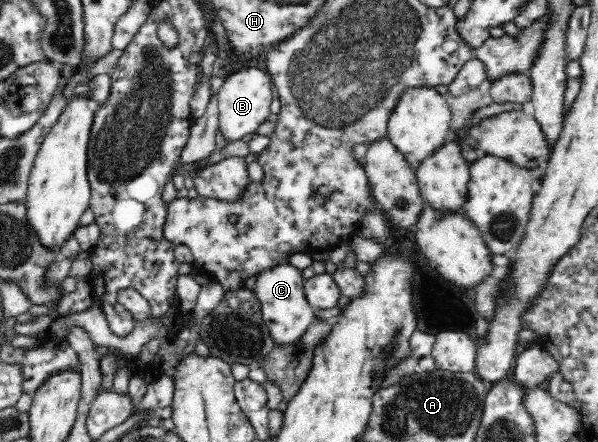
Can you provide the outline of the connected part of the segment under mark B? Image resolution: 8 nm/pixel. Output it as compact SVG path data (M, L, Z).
M246 67L239 69L236 73L228 76L217 94L219 98L219 129L226 138L227 145L232 142L243 141L255 135L259 126L270 116L270 108L275 104L272 98L271 77L260 67Z

